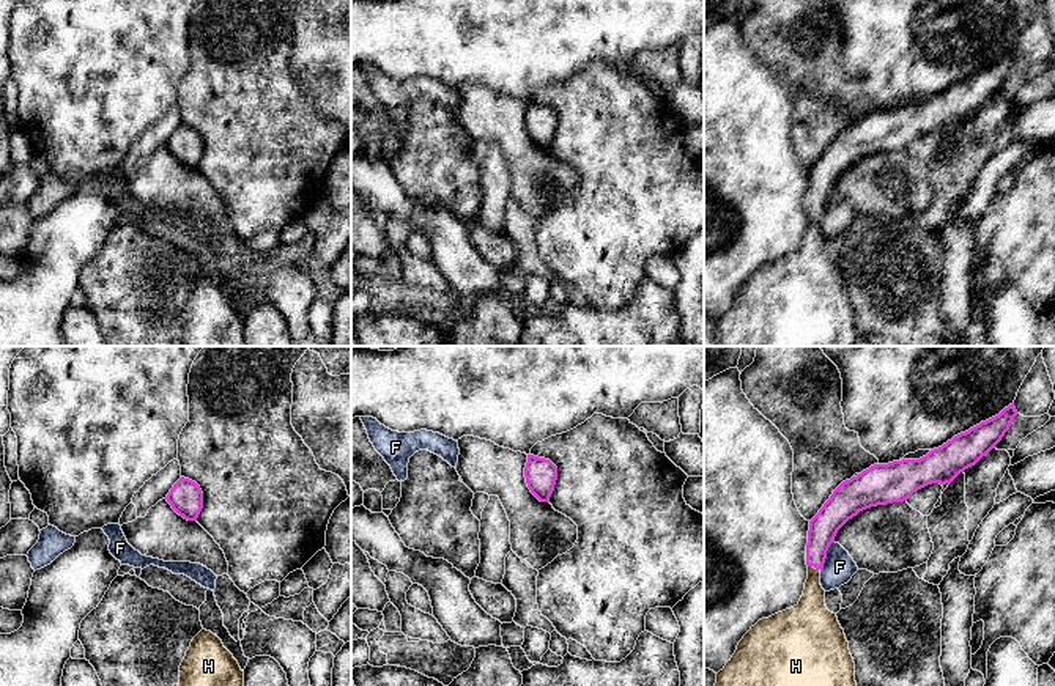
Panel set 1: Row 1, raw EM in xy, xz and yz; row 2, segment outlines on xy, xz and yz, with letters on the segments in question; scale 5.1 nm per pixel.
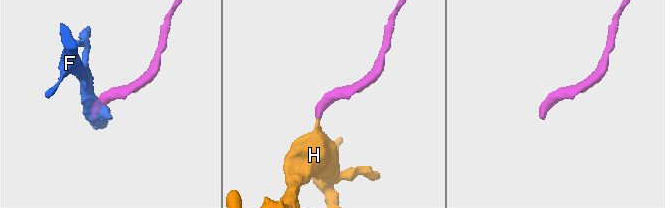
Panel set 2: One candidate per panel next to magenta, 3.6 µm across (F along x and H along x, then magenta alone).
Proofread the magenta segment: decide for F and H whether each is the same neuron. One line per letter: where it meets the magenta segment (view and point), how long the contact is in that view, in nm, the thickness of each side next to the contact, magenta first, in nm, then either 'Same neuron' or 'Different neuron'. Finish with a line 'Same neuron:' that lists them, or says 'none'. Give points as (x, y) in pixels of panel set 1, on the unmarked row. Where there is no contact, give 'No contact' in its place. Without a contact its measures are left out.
F: Touches magenta at yz (825, 205). Shared border 170 nm. Thickness 150 nm (magenta) against 160 nm. Different neuron
H: Touches magenta at yz (814, 214). Shared border 80 nm. Thickness 150 nm (magenta) against 180 nm. Same neuron
Same neuron: H

